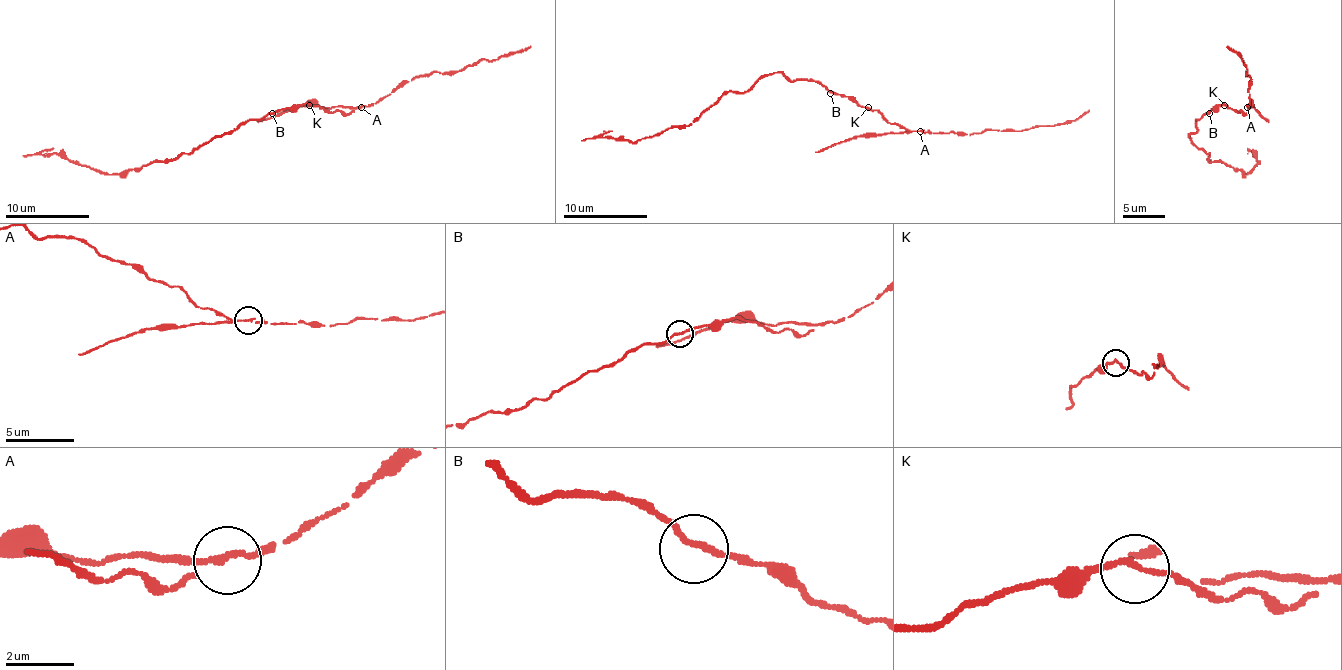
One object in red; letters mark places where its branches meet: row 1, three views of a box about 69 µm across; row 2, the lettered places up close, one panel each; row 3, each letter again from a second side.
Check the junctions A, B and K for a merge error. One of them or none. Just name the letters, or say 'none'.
A

